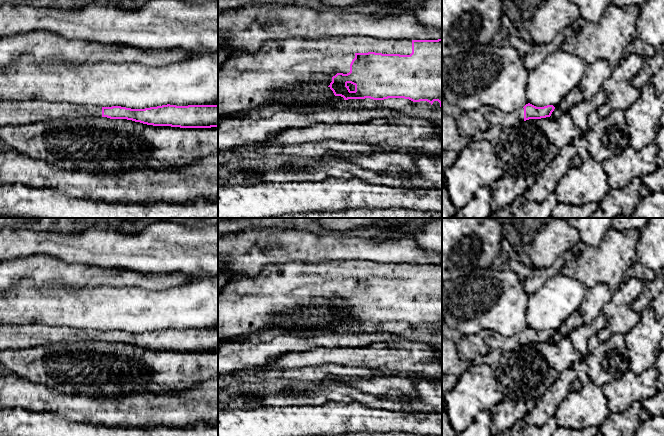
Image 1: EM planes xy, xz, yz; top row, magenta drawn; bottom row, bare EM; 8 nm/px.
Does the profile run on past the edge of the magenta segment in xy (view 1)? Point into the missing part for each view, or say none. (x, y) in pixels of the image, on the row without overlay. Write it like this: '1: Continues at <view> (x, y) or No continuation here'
1: Continues at xy (22, 337)

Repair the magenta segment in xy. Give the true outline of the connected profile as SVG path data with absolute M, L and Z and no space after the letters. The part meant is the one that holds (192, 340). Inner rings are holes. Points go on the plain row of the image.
M0 324L0 352L26 351L43 345L72 344L86 340L127 343L153 350L180 352L218 351L218 329L162 329L145 333L99 331L45 324Z

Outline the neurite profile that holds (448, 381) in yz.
M442 375L442 397L456 384L458 377Z

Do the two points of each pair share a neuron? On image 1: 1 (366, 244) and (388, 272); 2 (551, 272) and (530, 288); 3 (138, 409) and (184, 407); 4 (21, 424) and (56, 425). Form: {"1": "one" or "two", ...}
{"1": "two", "2": "one", "3": "one", "4": "one"}

